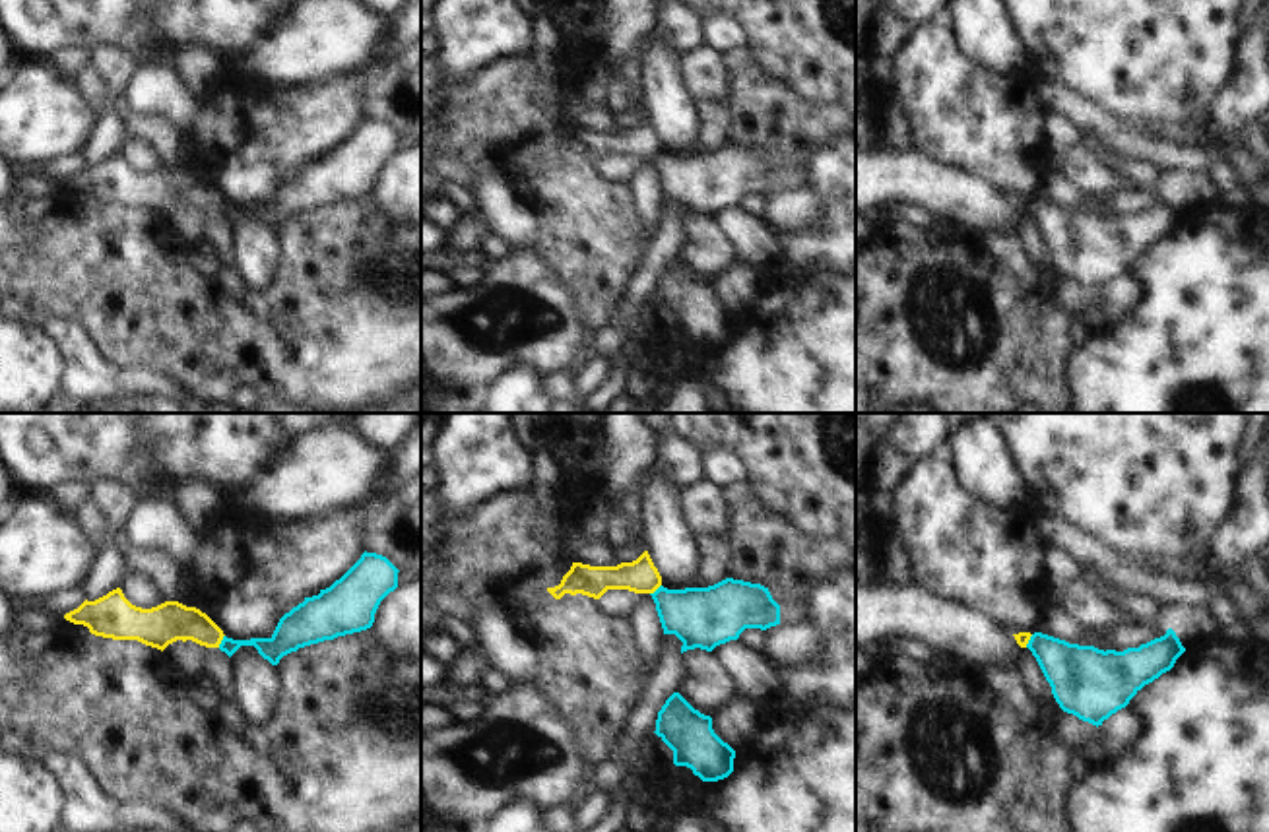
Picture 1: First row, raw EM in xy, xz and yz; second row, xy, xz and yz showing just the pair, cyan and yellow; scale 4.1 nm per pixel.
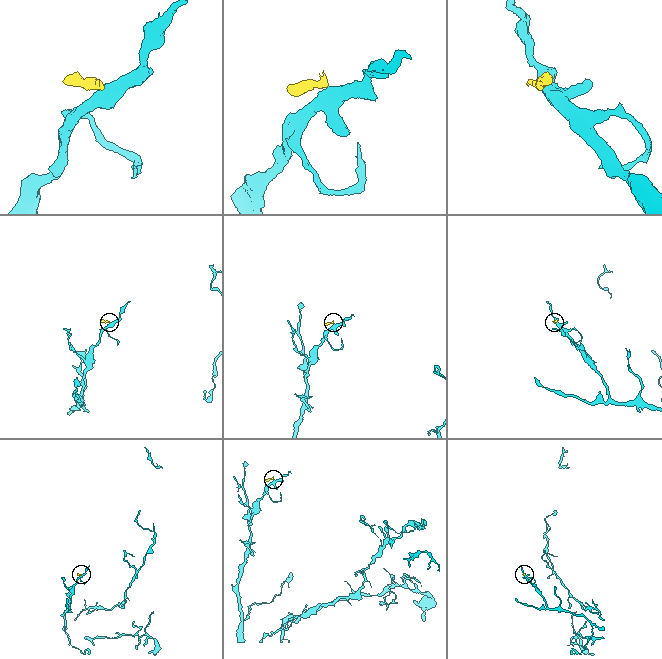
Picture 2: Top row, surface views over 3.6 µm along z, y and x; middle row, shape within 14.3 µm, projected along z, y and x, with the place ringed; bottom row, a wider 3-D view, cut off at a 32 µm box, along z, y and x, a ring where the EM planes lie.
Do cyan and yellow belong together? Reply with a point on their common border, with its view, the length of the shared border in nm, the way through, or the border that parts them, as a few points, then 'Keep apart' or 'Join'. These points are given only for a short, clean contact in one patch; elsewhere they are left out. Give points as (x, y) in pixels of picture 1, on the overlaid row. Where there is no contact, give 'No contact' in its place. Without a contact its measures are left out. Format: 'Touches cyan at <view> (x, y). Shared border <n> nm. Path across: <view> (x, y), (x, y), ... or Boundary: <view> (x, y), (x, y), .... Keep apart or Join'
Touches cyan at xy (222, 640). Shared border 60 nm. Boundary: xy (224, 635), (218, 646). Keep apart

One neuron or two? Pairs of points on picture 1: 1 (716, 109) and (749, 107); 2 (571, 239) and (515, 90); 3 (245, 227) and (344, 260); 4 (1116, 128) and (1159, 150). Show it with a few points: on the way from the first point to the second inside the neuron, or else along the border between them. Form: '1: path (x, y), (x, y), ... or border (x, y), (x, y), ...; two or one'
1: border (724, 99), (730, 111), (728, 142); two
2: path (567, 202), (540, 175), (544, 132), (538, 127); one
3: border (276, 231), (280, 260), (270, 282); two
4: path (1126, 138), (1149, 146); one

